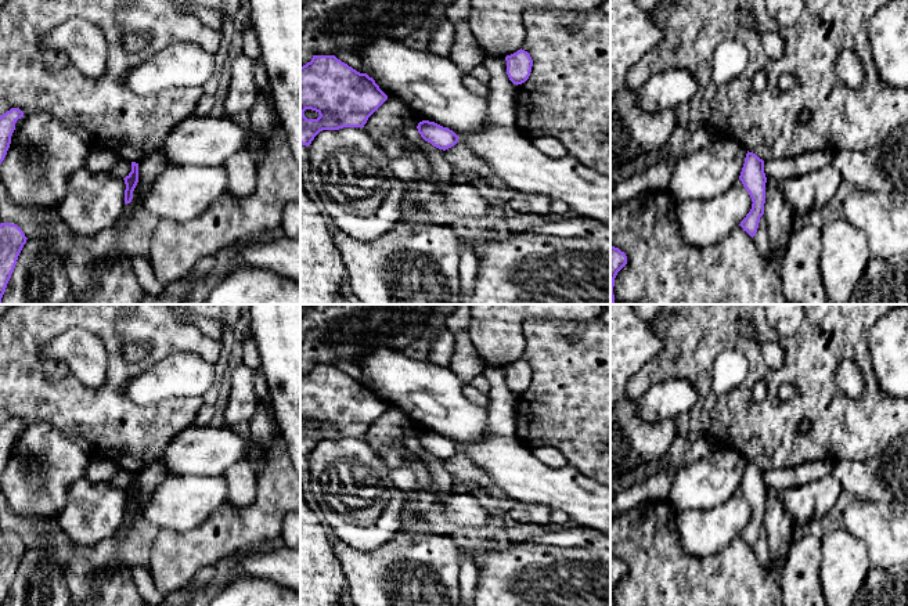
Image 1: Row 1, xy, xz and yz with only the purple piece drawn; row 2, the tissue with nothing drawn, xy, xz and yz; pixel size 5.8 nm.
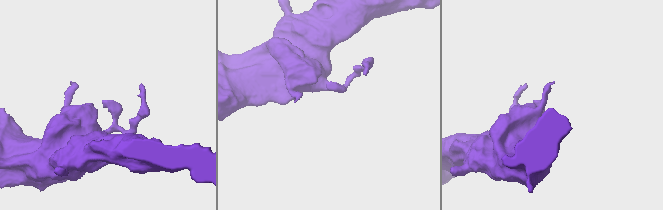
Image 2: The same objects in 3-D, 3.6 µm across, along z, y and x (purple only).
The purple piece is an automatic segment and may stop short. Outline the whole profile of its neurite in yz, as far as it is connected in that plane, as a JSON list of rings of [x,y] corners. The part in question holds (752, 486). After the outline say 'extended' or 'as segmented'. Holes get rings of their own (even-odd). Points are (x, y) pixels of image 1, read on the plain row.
[[[747,461],[739,490],[753,512],[750,522],[739,535],[753,548],[757,542],[760,527],[764,524],[767,493],[764,470]]]; as segmented

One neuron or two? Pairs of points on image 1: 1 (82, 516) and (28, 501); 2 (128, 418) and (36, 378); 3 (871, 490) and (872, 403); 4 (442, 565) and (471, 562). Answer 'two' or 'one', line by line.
1: two
2: one
3: two
4: two

